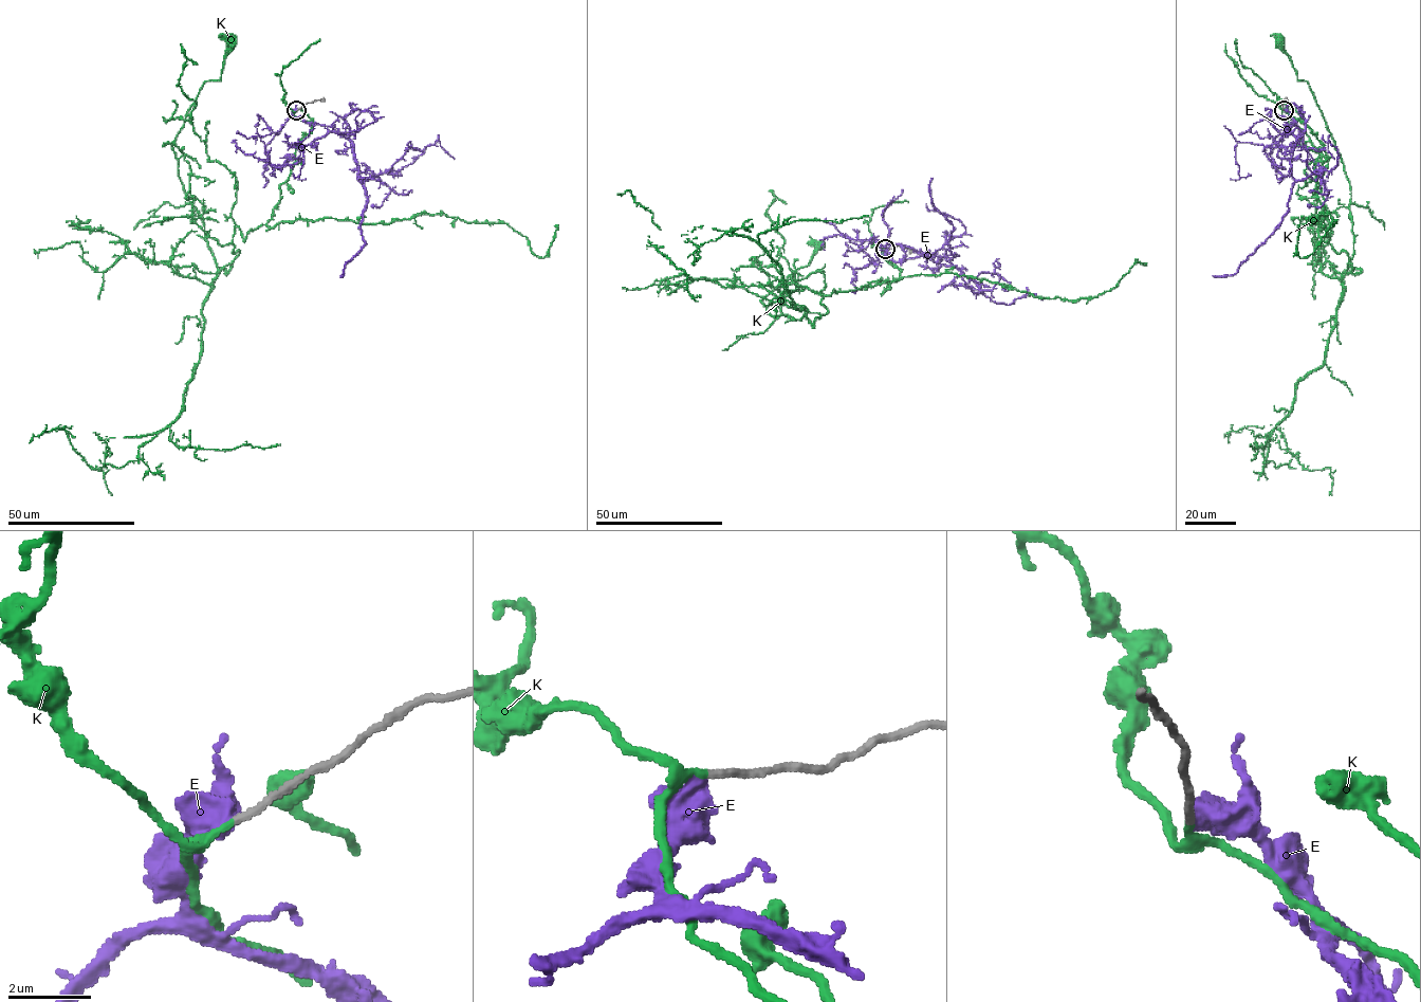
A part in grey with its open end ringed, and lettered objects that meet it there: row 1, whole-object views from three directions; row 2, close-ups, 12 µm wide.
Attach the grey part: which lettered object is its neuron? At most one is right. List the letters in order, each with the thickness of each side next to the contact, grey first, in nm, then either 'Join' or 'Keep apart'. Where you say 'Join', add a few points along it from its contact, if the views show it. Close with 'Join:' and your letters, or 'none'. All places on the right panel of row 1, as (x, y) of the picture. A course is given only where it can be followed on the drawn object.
E: Thickness 170 nm (grey) against 550 nm. Keep apart
K: Thickness 170 nm (grey) against 140 nm. Join. Its course: (1283, 110), (1327, 158), (1314, 168), (1324, 240), (1330, 226), (1346, 270), (1349, 183), (1281, 38)
Join: K

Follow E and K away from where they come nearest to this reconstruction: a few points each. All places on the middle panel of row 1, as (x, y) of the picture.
E: (884, 249), (894, 260), (955, 254), (932, 178)
K: (884, 249), (900, 276), (883, 293), (868, 281), (820, 294), (825, 313), (772, 316), (760, 301), (819, 247)

